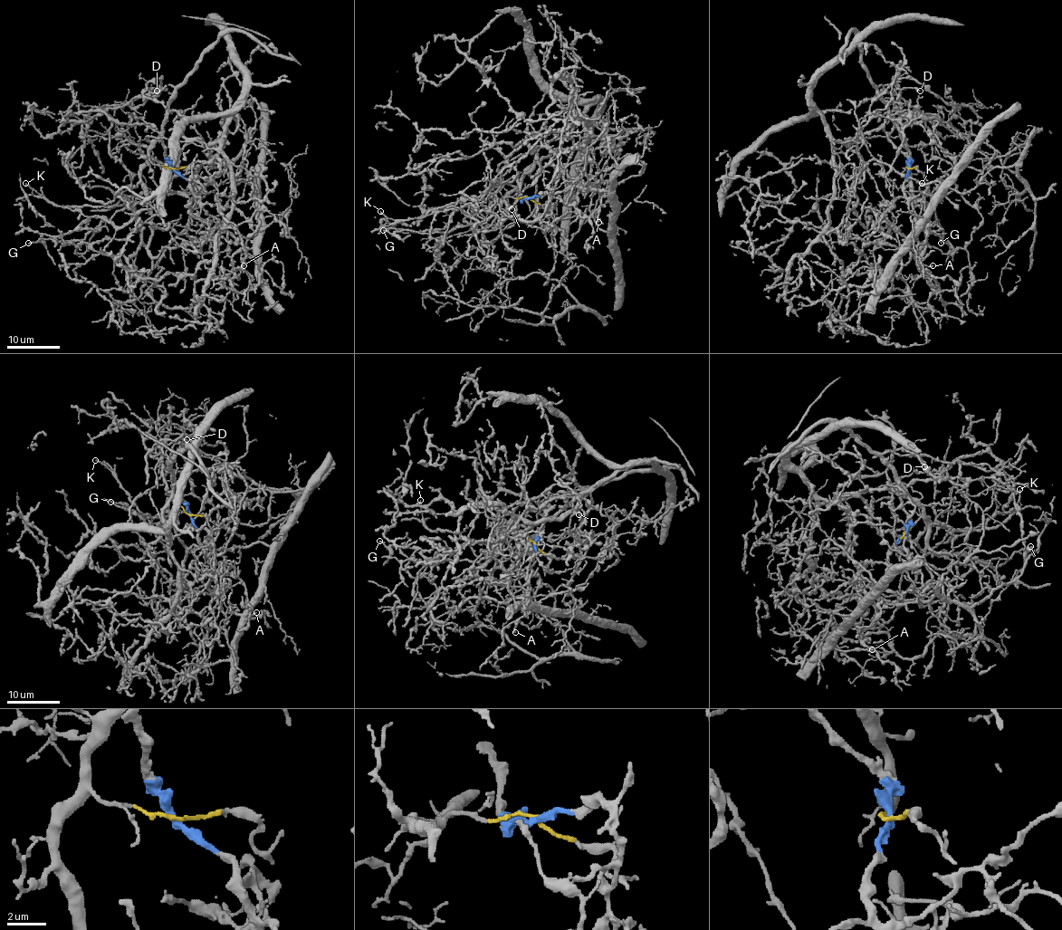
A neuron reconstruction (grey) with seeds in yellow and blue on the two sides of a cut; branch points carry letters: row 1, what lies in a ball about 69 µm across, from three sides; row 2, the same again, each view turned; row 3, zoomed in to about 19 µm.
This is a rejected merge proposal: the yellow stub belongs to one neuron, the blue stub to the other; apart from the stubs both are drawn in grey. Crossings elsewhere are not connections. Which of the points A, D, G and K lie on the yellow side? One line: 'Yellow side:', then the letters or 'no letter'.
Yellow side: D, G, K

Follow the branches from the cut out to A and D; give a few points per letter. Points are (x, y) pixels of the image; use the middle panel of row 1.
A: (529, 197), (543, 194), (560, 197), (581, 216), (589, 216), (602, 206), (598, 208), (598, 222)
D: (529, 197), (504, 197), (515, 188), (529, 166), (503, 185), (511, 209)

